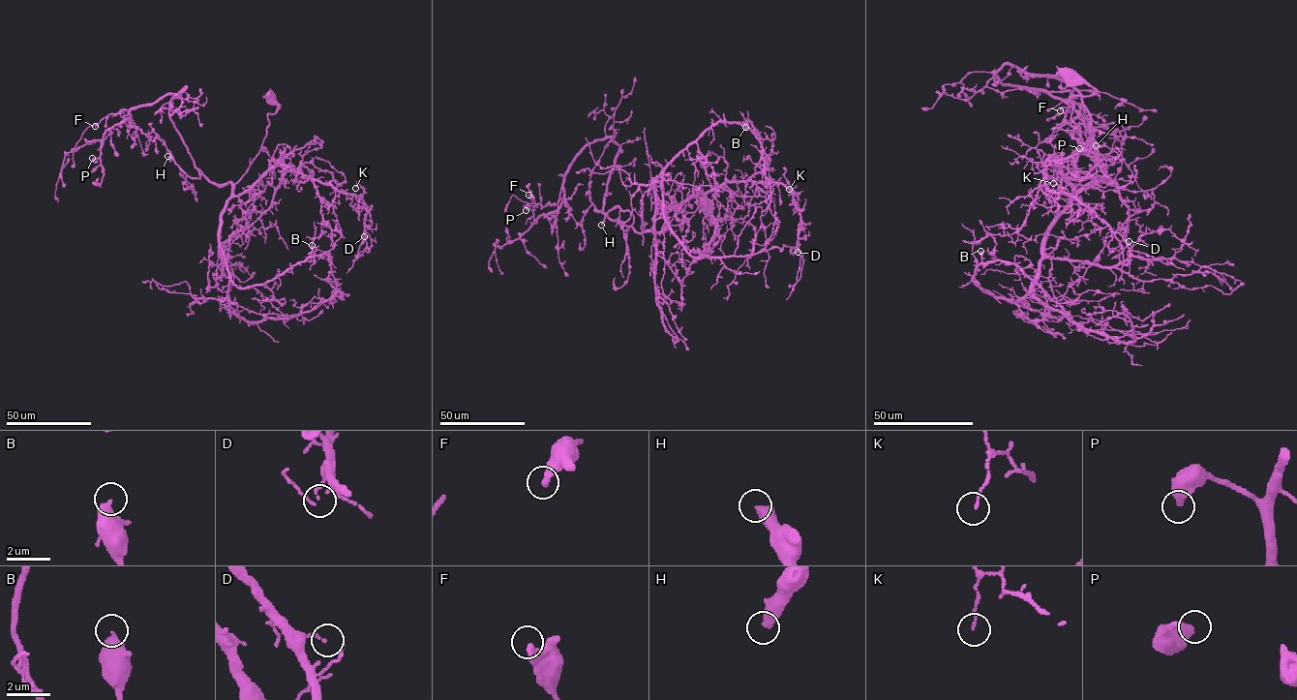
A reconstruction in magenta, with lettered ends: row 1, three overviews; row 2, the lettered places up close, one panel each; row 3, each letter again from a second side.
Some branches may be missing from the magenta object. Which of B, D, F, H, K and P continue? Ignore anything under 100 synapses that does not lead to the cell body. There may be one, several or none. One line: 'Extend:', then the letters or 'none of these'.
Extend: H

